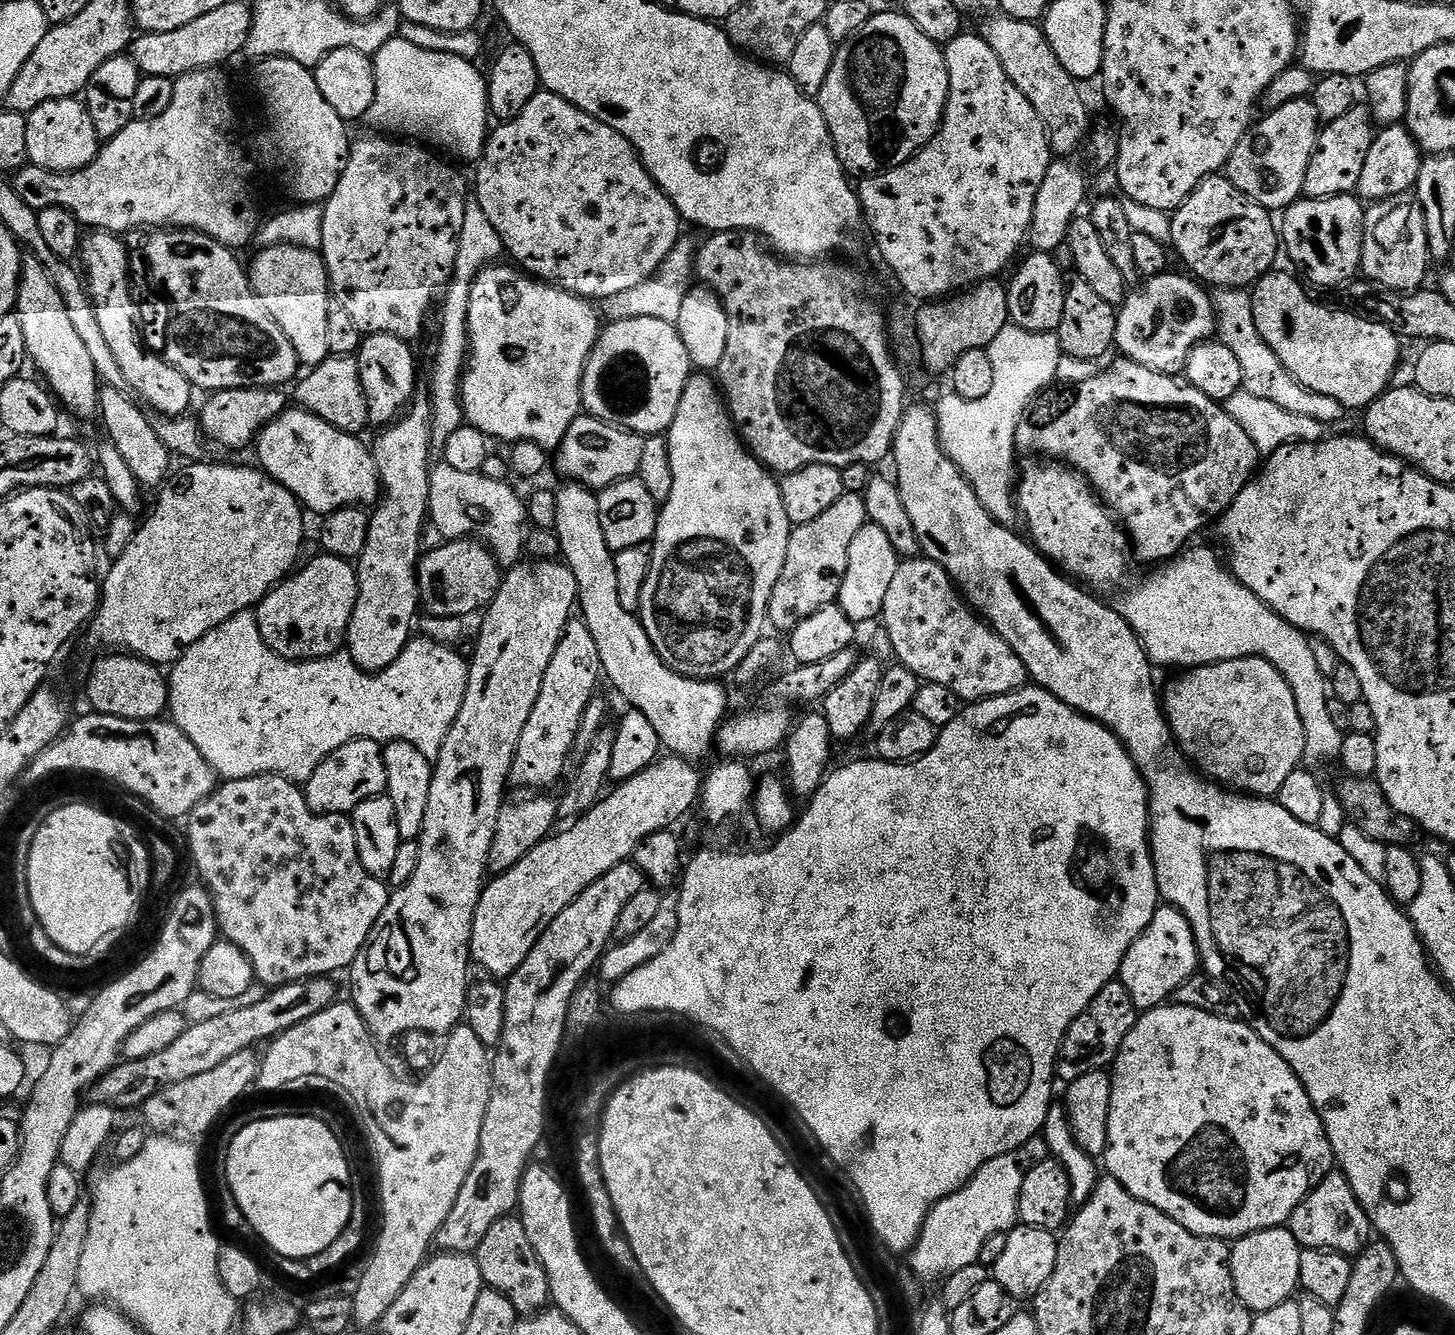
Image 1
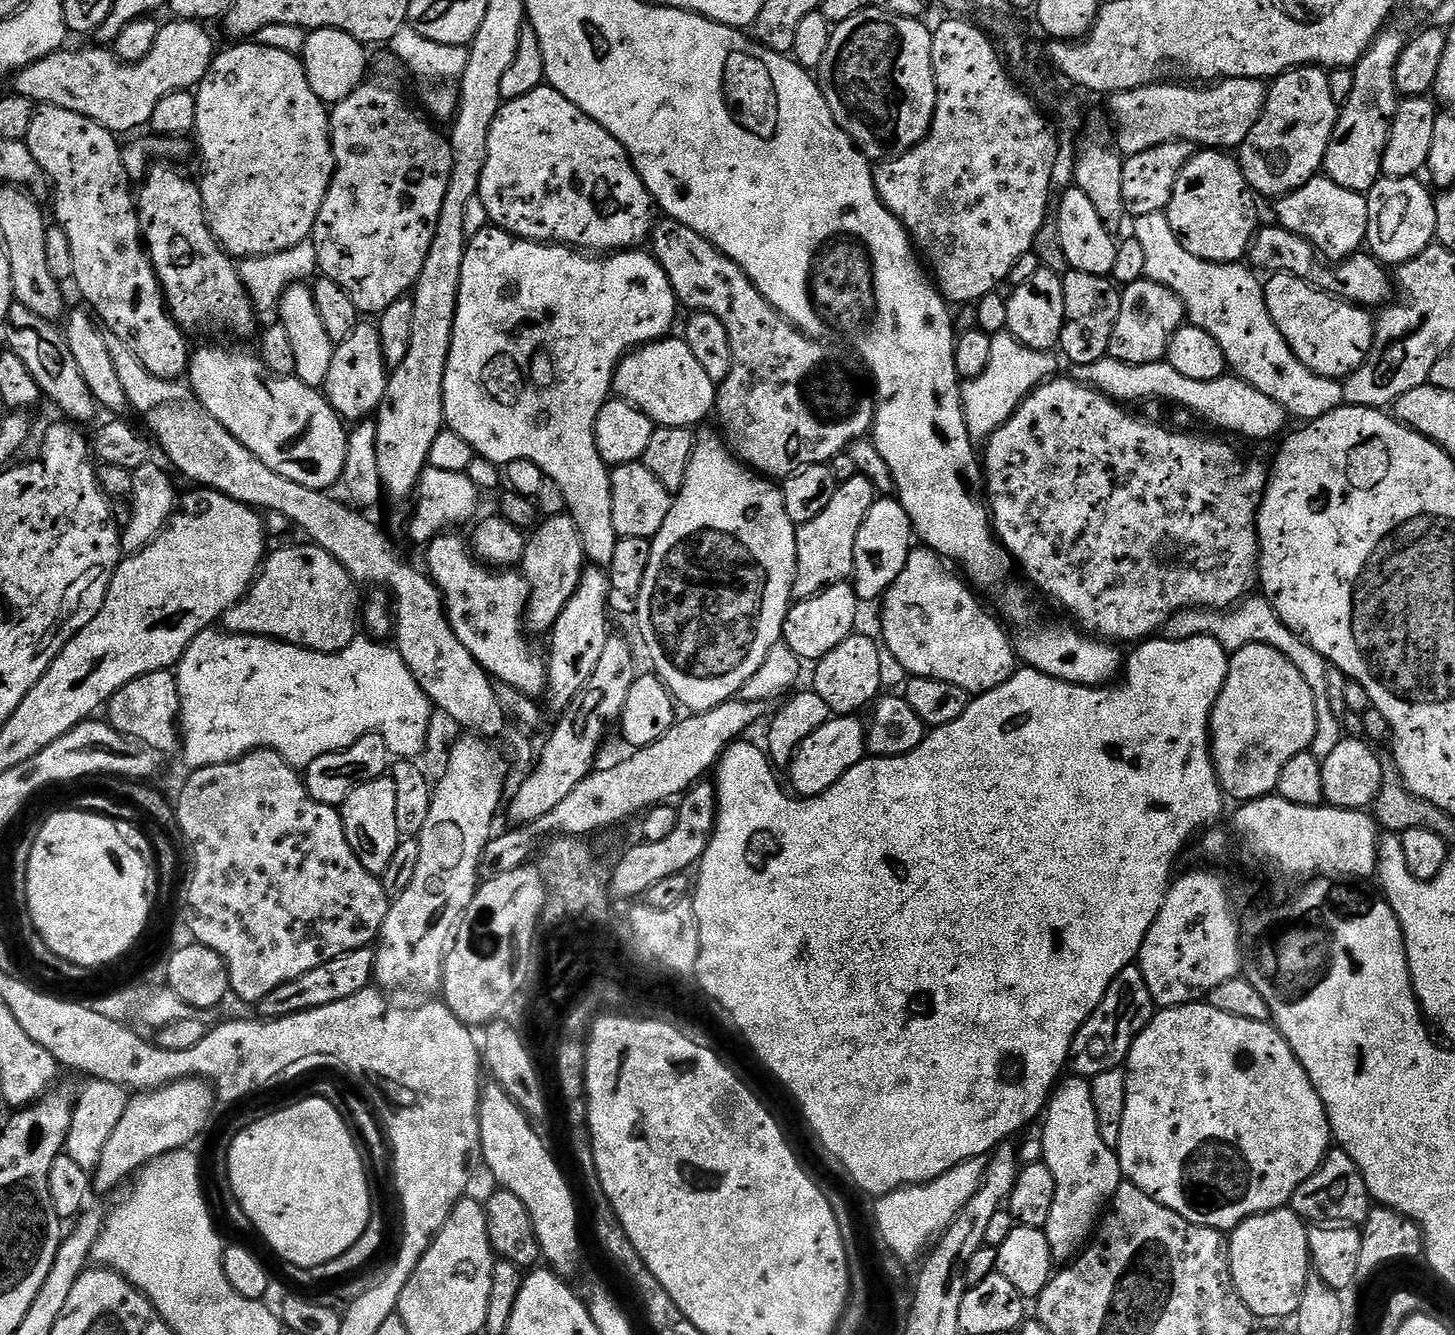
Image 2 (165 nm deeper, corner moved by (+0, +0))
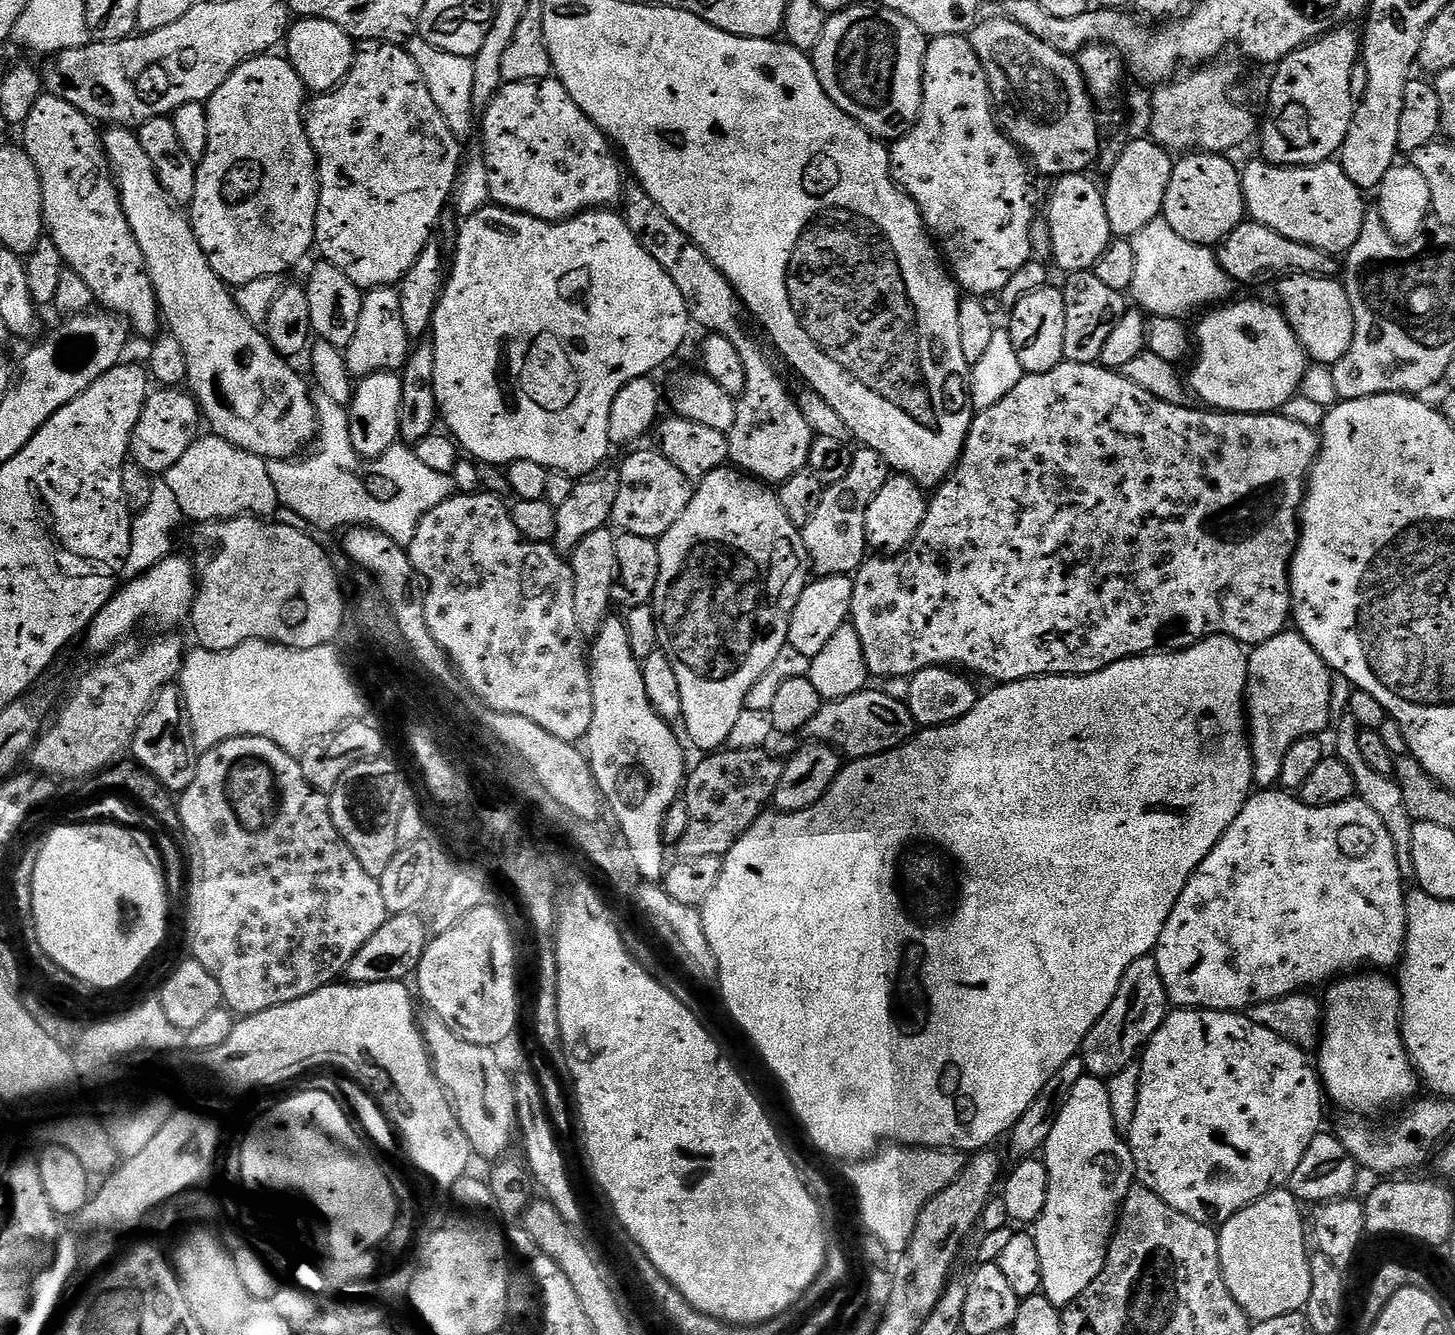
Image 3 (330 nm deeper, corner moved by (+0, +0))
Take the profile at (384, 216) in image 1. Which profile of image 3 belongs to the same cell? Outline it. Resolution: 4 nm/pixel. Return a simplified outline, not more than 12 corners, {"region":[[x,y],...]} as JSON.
{"region":[[407,47],[307,105],[316,242],[361,290],[433,239],[461,141]]}

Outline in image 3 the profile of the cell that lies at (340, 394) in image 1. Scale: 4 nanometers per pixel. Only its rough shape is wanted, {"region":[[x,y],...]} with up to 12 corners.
{"region":[[396,286],[364,292],[348,374],[399,373],[410,355]]}

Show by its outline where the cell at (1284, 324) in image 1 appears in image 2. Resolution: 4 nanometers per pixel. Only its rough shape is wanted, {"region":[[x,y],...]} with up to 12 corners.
{"region":[[1285,272],[1264,297],[1302,366],[1343,381],[1368,360],[1369,309]]}

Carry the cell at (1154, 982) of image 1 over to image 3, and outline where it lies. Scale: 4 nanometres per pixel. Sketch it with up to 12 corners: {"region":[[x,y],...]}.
{"region":[[1257,791],[1154,955],[1180,1008],[1243,1013],[1408,940],[1361,799]]}

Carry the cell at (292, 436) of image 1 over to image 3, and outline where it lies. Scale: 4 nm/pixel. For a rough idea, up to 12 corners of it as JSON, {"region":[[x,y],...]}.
{"region":[[131,128],[122,210],[215,435],[266,461],[316,400],[218,278]]}

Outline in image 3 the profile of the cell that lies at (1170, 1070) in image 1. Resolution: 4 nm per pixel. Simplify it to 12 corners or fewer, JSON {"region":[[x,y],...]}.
{"region":[[1169,1011],[1126,1134],[1136,1180],[1219,1226],[1324,1124],[1303,1048]]}

